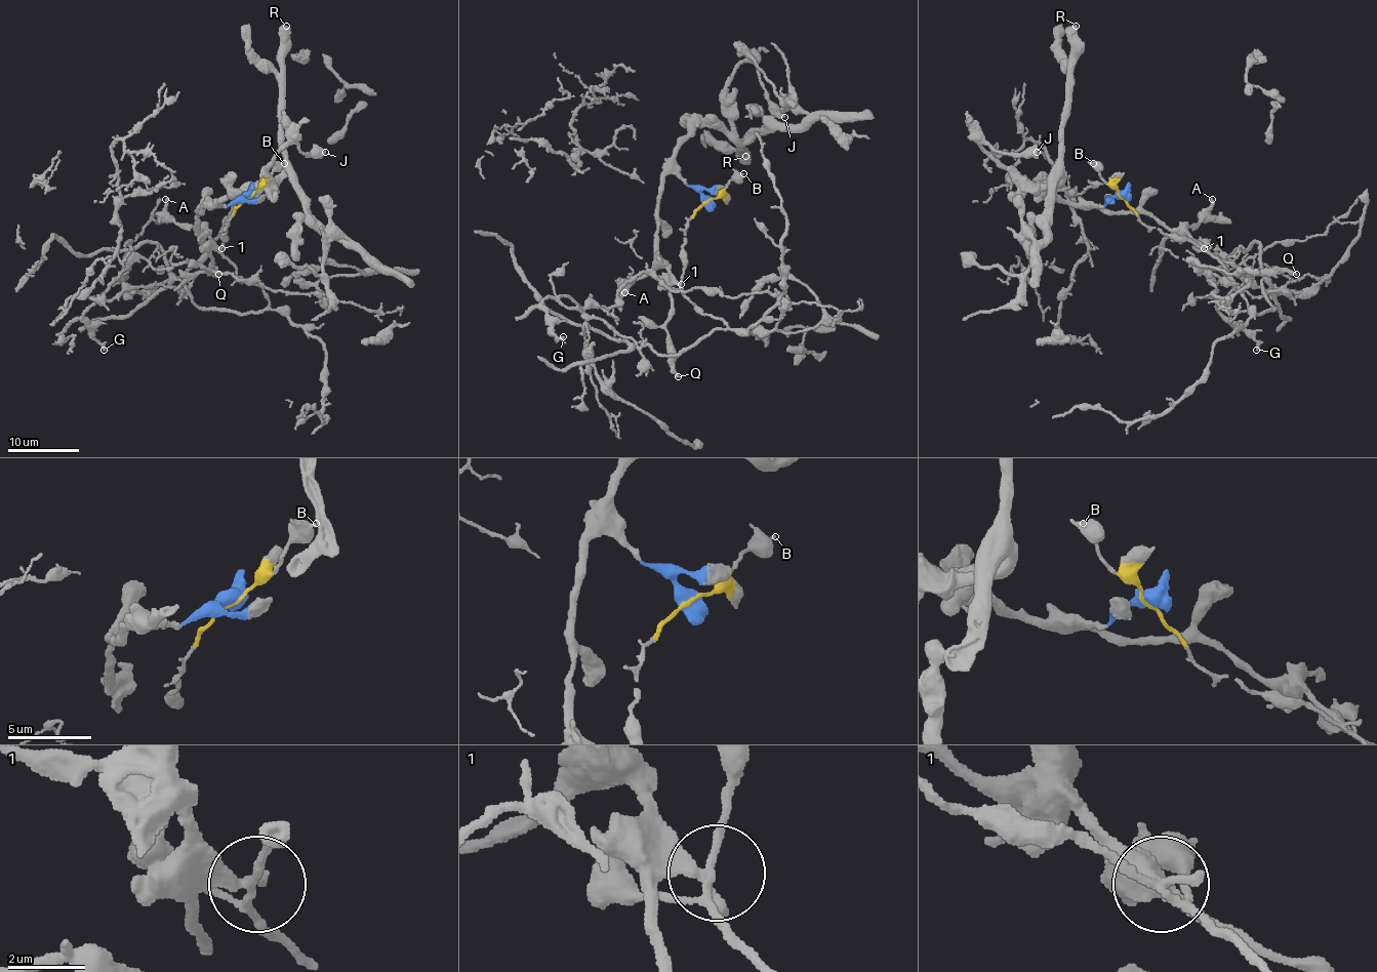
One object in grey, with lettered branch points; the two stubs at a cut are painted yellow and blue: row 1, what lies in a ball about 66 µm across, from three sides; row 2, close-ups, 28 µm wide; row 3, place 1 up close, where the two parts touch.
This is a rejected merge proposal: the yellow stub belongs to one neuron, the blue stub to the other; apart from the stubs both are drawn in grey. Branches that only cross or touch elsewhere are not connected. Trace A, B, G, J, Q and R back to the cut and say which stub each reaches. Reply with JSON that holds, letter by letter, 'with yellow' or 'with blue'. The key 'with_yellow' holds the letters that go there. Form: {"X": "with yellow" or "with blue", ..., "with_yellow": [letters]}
{"A": "with blue", "B": "with yellow", "G": "with yellow", "J": "with blue", "Q": "with blue", "R": "with blue", "with_yellow": ["B", "G"]}

